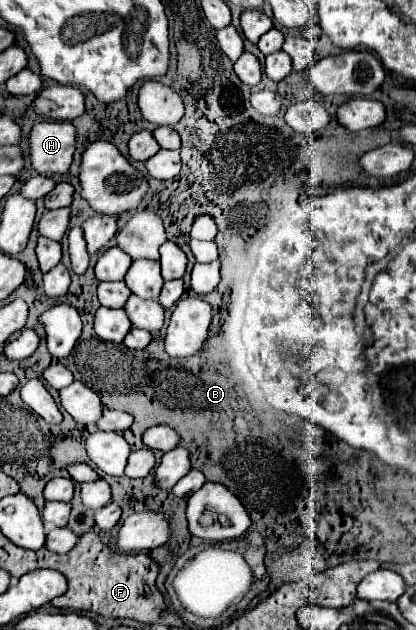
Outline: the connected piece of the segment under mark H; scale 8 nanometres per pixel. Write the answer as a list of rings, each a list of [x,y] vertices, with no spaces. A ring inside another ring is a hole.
[[[40,121],[28,135],[30,165],[40,175],[66,173],[74,159],[76,129],[72,123]]]

